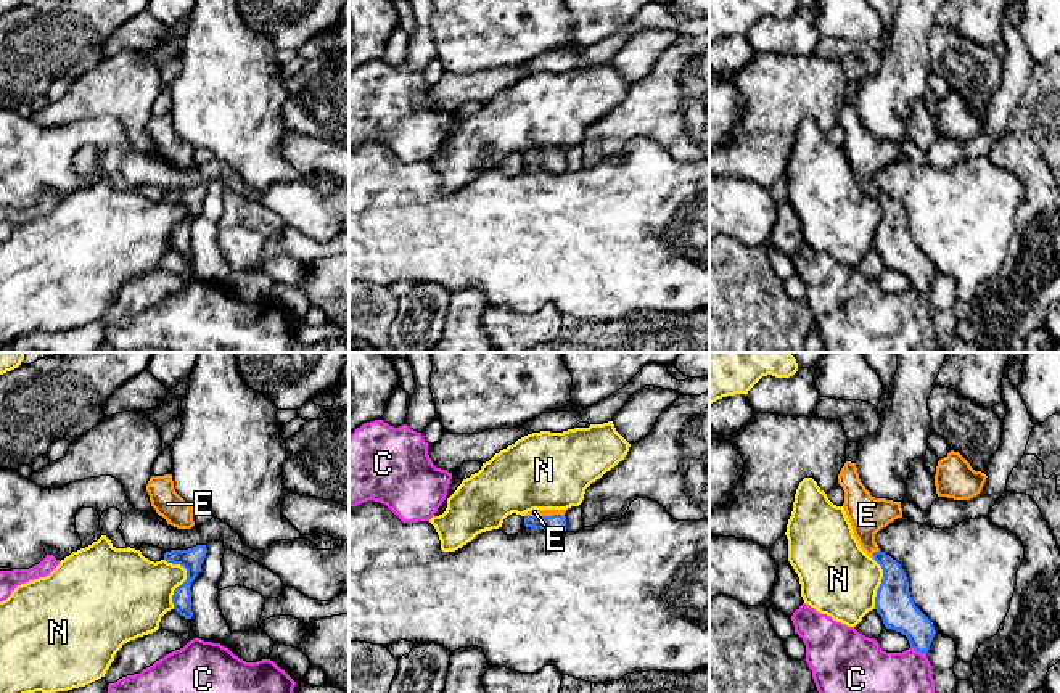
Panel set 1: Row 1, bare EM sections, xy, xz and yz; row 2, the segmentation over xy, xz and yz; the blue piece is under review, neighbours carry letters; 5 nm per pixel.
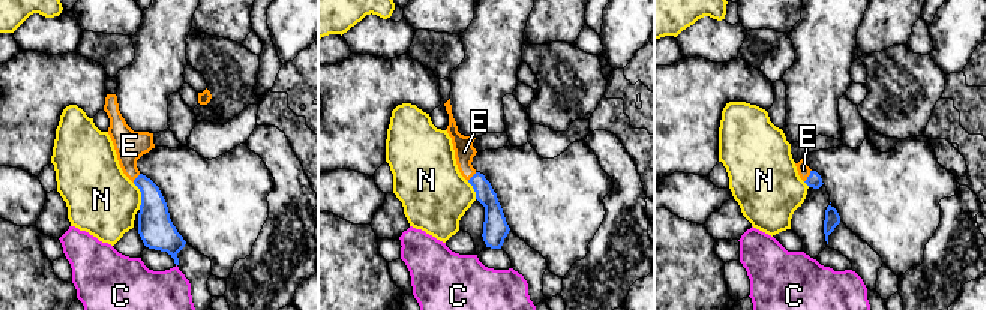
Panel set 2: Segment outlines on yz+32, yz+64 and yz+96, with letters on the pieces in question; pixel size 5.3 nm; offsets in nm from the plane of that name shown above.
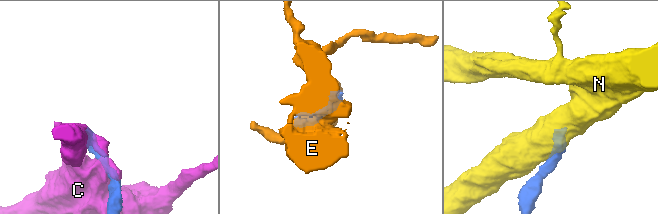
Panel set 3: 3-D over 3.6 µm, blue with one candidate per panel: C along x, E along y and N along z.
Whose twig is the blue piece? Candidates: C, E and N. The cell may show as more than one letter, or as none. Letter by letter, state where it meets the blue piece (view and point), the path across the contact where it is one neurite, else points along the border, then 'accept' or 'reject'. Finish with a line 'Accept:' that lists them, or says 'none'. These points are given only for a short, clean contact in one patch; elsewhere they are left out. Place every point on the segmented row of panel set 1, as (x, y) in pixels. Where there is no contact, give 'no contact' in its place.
C: yz (919, 651) | reject
E: xz (544, 516) | across xz (557, 523), (544, 516), (534, 512) | accept
N: xy (187, 579) | reject
Accept: E

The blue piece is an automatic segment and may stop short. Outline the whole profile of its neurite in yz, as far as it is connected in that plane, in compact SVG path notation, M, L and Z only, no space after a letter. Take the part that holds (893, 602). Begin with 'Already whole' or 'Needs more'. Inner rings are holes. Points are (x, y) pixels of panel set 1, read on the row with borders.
Needs more. M846 461L838 474L838 484L844 490L843 508L851 523L861 548L883 569L883 579L877 590L875 609L886 629L907 637L910 648L926 654L936 630L933 622L915 606L909 582L901 564L881 552L875 534L898 518L902 518L901 502L875 498L859 479L856 463Z

